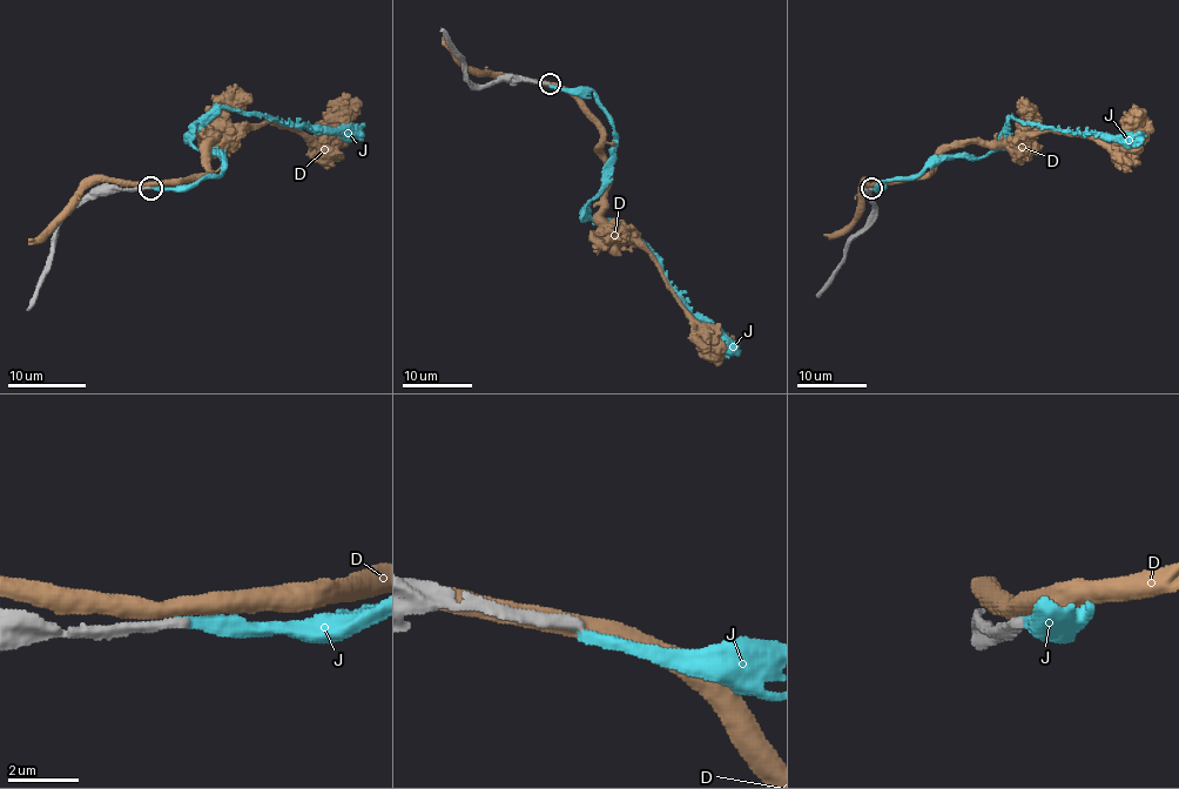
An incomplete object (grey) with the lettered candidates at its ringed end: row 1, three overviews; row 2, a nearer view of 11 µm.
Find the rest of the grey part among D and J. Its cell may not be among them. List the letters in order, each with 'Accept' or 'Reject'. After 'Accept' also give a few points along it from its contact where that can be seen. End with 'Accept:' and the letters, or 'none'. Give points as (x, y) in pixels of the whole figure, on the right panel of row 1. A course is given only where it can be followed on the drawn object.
D: Reject
J: Reject
Accept: none

